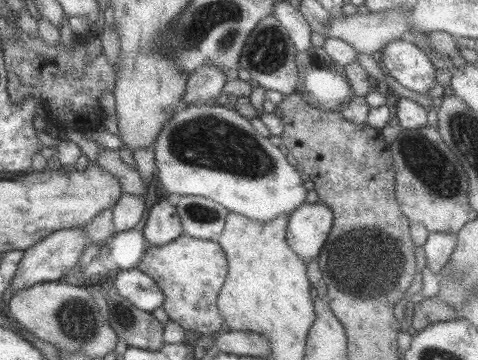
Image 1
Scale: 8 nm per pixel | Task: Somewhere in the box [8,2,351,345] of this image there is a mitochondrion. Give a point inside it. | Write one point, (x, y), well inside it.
(209, 141)

